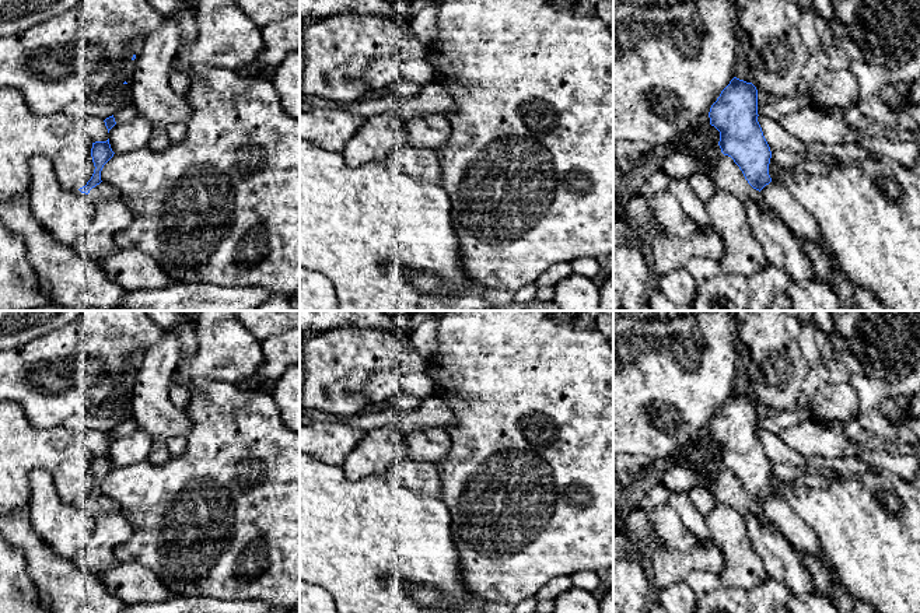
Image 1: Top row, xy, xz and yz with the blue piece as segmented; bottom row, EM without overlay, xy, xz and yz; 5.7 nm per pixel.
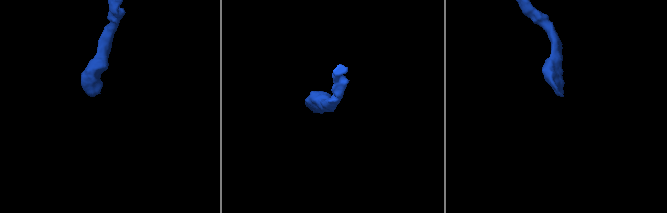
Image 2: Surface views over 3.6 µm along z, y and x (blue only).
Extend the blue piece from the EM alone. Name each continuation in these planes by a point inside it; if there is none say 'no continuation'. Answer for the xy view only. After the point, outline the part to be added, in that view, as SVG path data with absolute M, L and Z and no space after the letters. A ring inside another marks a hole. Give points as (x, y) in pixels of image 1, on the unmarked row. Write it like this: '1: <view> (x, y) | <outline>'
1: xy (104, 504) | M101 495L95 501L92 501L87 509L97 519L104 514L119 511L120 505L113 498L108 495Z

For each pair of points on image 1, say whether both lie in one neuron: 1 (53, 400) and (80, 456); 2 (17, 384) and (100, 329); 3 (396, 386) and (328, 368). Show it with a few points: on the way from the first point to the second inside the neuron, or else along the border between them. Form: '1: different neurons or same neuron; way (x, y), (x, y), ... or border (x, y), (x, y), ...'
1: different neurons; border (30, 421), (38, 427), (62, 424)
2: same neuron; way (31, 365), (39, 357), (62, 357), (77, 351)
3: different neurons; border (403, 371), (378, 372), (363, 389), (367, 402)

